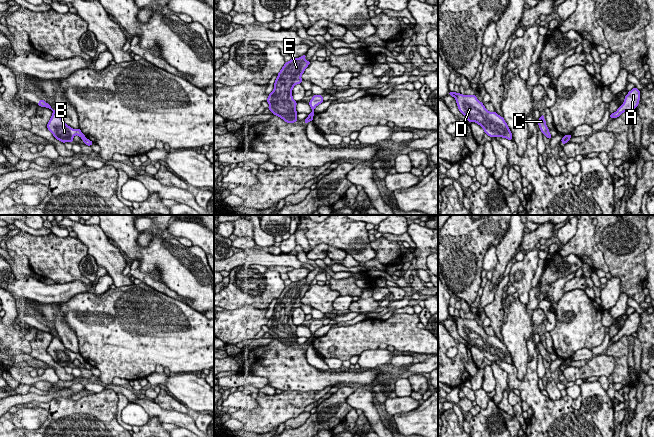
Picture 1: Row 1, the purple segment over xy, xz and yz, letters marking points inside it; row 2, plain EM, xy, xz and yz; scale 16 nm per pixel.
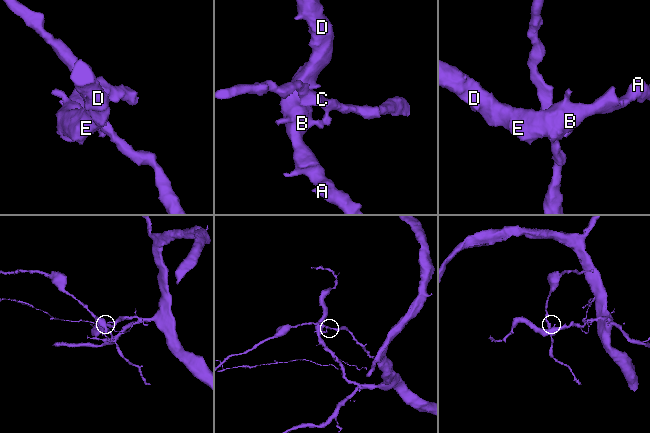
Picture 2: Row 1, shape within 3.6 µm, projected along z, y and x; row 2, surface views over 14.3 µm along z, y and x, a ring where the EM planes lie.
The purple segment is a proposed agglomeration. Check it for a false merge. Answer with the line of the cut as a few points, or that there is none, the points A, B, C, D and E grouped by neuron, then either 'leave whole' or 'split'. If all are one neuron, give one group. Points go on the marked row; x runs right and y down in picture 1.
yz (563, 137), (567, 141) | A B D E / C | split

